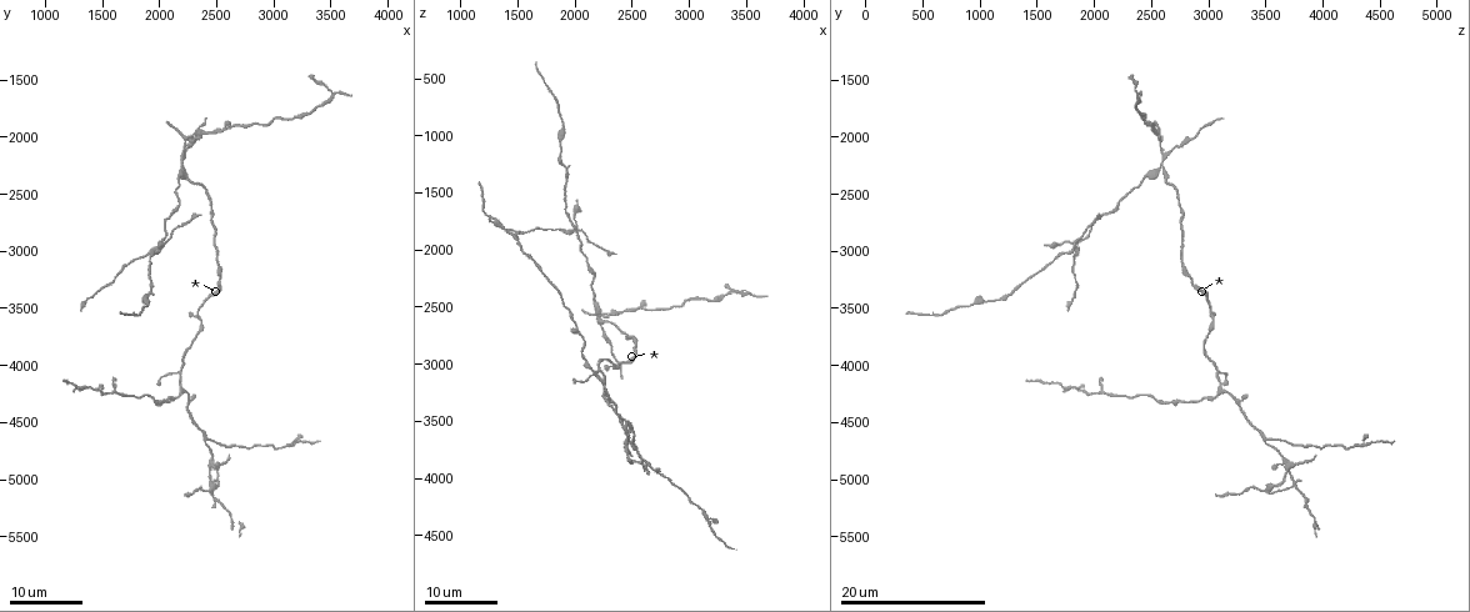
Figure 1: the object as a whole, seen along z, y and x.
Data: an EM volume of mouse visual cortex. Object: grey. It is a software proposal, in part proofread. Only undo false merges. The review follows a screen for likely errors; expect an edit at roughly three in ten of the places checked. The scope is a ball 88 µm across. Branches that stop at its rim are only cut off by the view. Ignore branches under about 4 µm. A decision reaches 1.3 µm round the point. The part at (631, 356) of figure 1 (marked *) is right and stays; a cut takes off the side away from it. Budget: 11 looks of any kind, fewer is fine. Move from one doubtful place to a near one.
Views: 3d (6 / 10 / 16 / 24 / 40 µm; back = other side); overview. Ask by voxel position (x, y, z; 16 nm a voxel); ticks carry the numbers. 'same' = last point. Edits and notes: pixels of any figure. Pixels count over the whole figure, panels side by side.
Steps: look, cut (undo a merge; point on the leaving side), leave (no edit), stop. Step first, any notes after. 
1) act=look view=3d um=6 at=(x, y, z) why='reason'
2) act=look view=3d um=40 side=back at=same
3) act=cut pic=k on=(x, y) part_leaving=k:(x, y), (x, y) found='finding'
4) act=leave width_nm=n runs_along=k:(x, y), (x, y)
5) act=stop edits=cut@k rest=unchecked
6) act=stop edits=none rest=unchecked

act=look view=3d um=24 at=(1600, 4260, 2040) why='thin arm on a thick one'

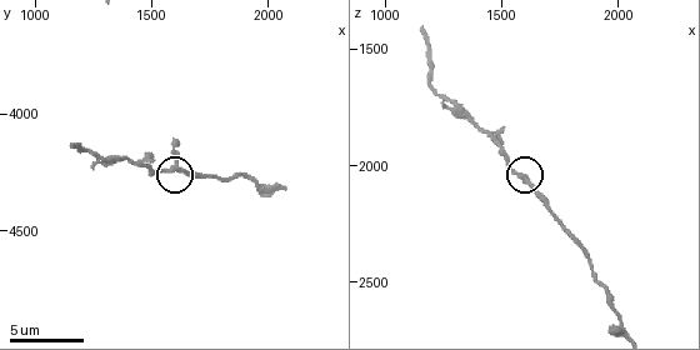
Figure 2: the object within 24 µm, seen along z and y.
act=look view=3d um=10 at=(1590, 4250, 2050) why='zoom in'

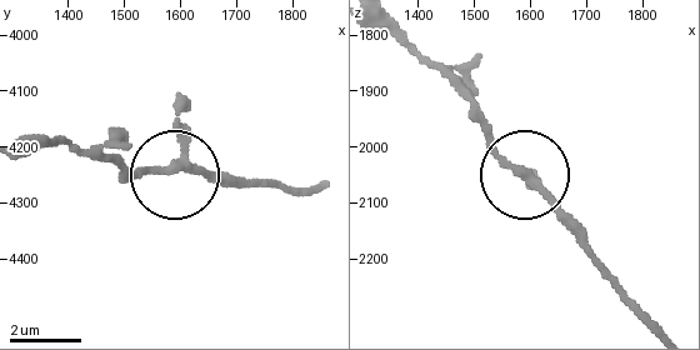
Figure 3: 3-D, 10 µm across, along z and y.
act=leave width_nm=220 runs_along=3:(323, 186), (295, 193), (196, 175), (128, 175) found='all the same neuron'

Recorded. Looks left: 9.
act=look view=3d um=16 at=(2220, 4220, 3100) why='branch point'

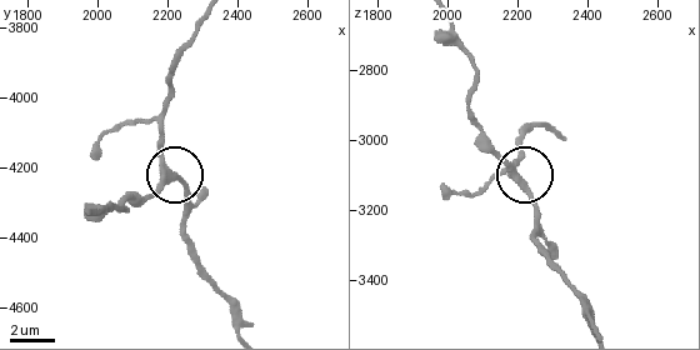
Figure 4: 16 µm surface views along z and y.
act=look view=3d um=10 at=(2190, 4230, 3100)

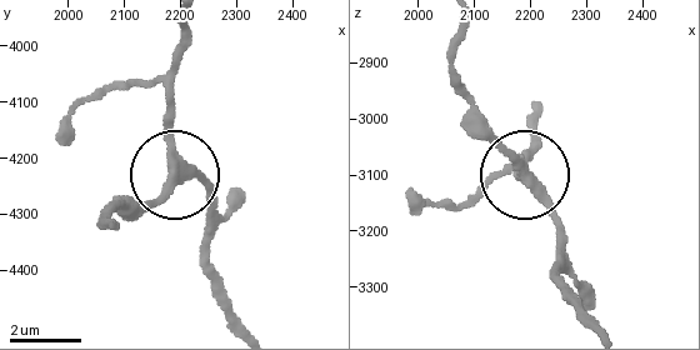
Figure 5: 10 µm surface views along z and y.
act=leave width_nm=310 found='all the same neuron'

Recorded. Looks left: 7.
act=look view=3d um=24 at=(2320, 3700, 3020)

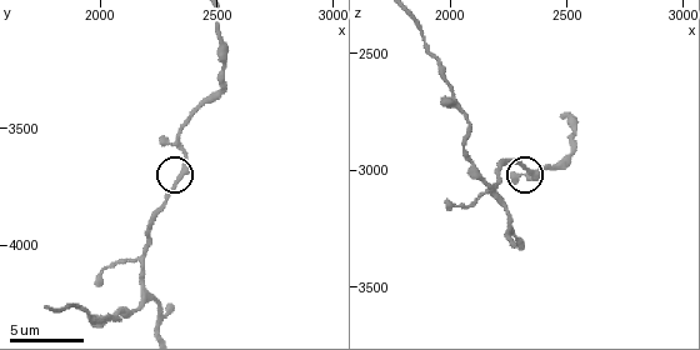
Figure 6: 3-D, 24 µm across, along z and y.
act=look view=3d um=6 at=(2350, 3710, 3010)

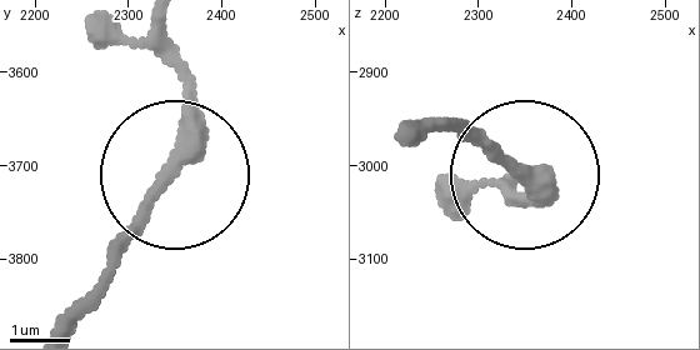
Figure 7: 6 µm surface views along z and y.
act=leave found='one neuron here'

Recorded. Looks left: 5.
act=look view=3d um=16 at=(2380, 4660, 3520) why='thin arm on a thick one'

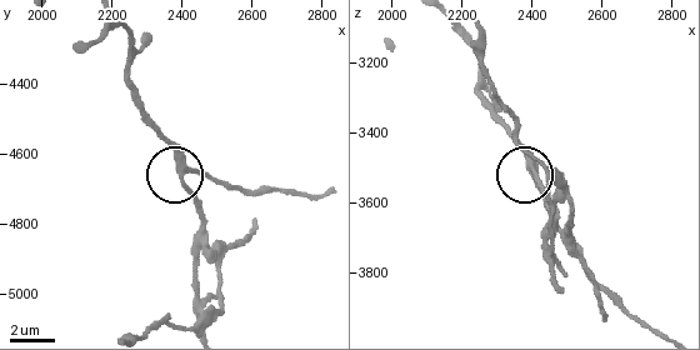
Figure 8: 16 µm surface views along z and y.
act=look view=3d um=10 at=(2400, 4640, 3510)

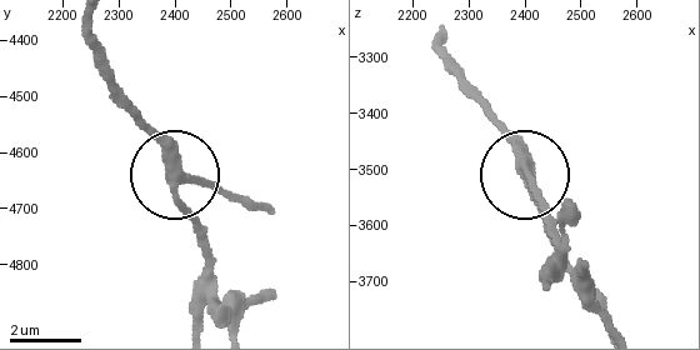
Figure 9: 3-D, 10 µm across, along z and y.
act=leave arms=3 runs_along=9:(93, 28), (95, 64), (161, 144), (200, 249) found='all the same neuron'

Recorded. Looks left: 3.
act=look view=3d um=24 at=(2200, 2240, 2580) why='three arms meet'

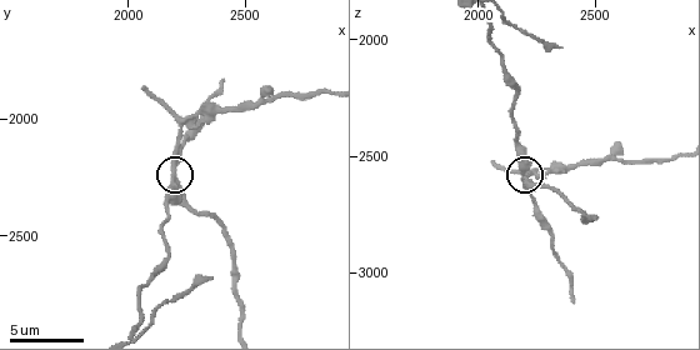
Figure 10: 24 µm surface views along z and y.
act=look view=3d um=6 at=(2200, 2240, 2590)

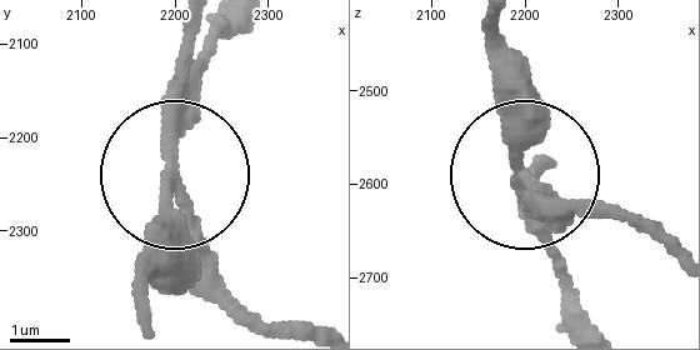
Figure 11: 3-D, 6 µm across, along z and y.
act=cut pic=11 on=(519, 149) arms=3 part_leaving=11:(515, 178), (505, 33) found='a second neuron is stuck on'

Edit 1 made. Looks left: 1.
act=stop edits=cut@11 rest=unchecked

